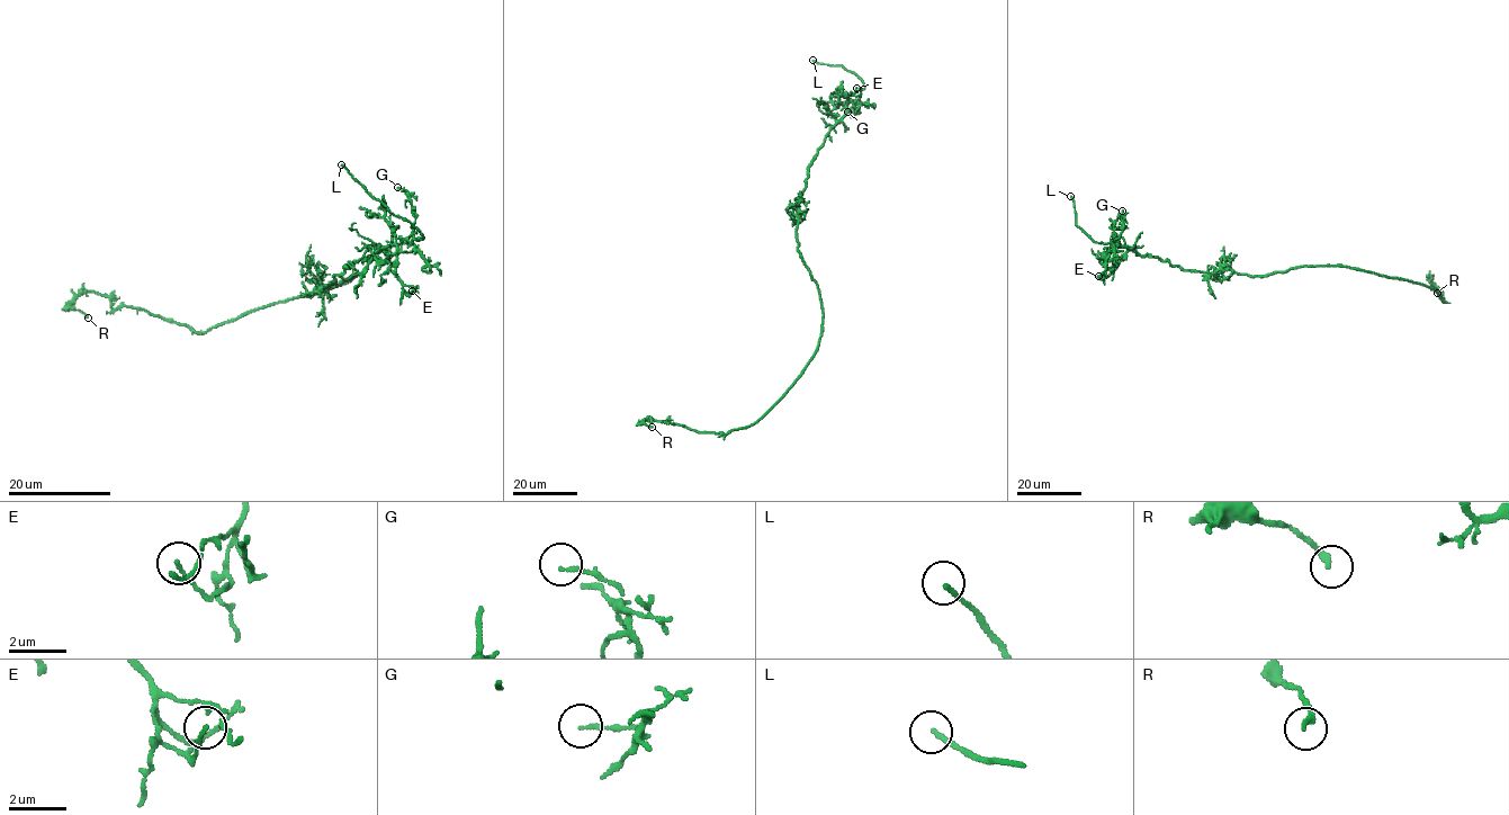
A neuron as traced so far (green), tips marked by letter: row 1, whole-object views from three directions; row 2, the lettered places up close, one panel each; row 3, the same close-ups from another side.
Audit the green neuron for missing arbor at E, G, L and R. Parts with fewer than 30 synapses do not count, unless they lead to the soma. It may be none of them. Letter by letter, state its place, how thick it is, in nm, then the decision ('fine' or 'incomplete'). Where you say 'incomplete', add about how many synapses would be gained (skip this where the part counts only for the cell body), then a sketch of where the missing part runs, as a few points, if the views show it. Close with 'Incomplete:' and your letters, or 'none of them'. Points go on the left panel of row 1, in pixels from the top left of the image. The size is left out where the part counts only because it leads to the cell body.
E: (412, 290) | 110 nm | fine
G: (397, 187) | 130 nm | fine
L: (341, 164) | 160 nm | incomplete
R: (88, 318) | 190 nm | fine
Incomplete: L

